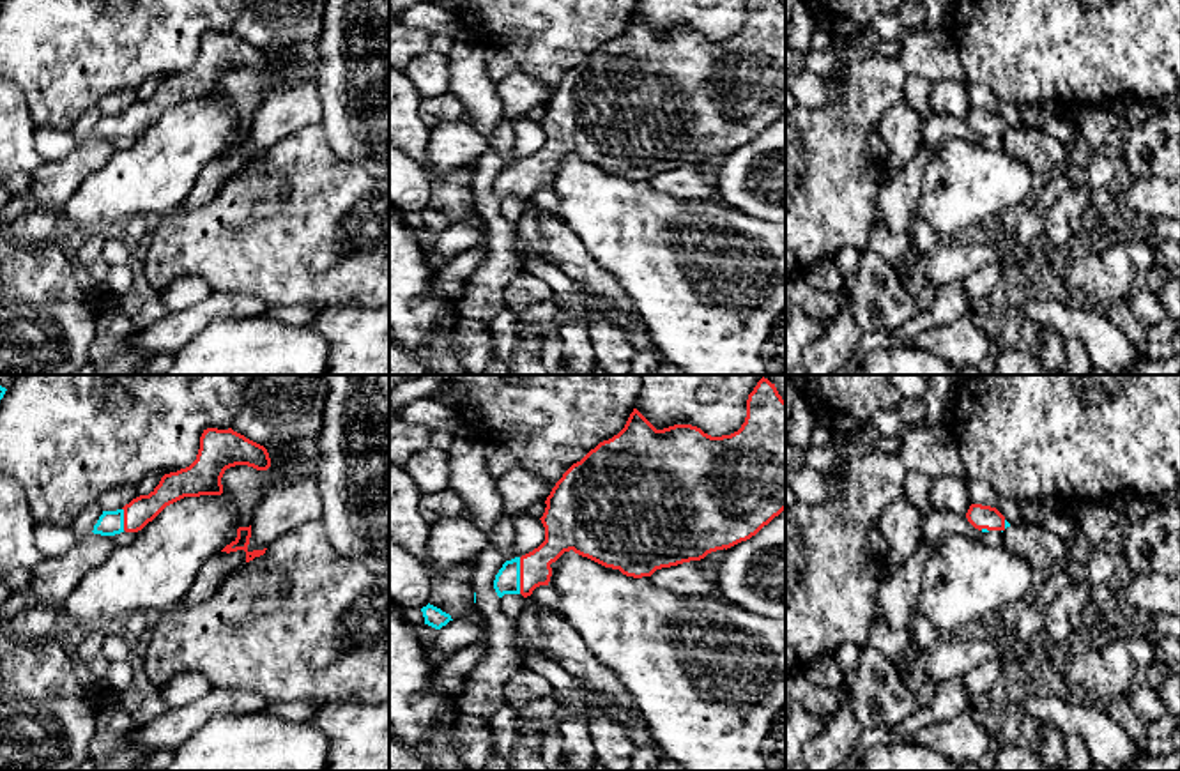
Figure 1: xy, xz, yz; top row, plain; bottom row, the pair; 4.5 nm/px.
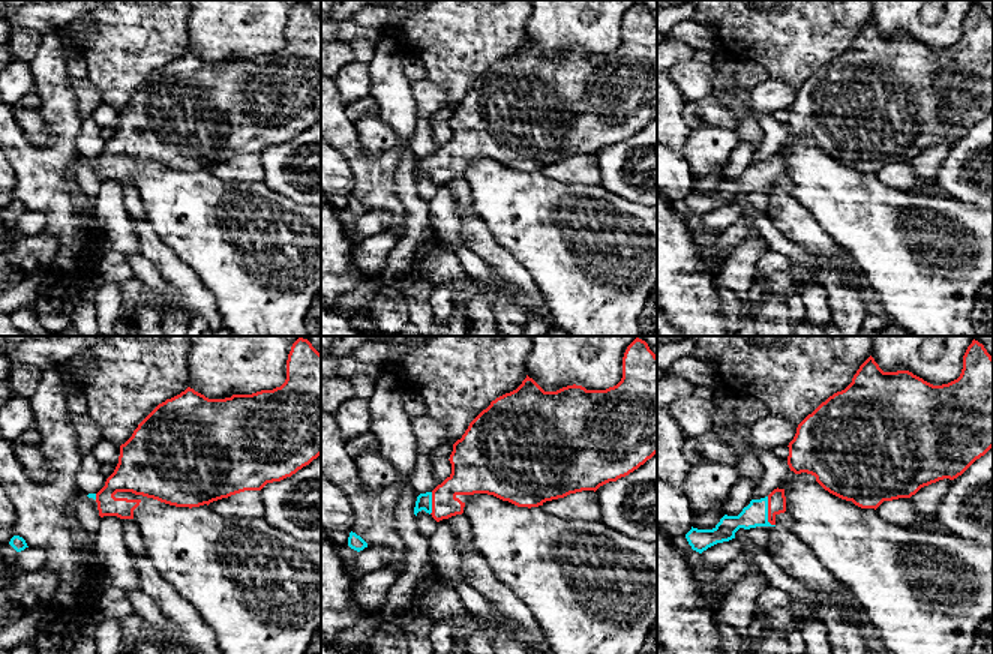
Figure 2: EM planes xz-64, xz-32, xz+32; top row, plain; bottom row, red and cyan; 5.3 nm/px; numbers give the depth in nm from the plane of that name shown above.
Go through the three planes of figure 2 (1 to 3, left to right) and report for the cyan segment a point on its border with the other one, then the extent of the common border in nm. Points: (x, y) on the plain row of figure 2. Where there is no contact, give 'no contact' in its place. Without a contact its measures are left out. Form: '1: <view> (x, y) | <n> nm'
1: xz-64 (96, 161) | 30 nm
2: xz-32 (432, 167) | 120 nm
3: xz+32 (768, 176) | 170 nm

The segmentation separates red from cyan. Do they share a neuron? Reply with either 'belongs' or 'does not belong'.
belongs

